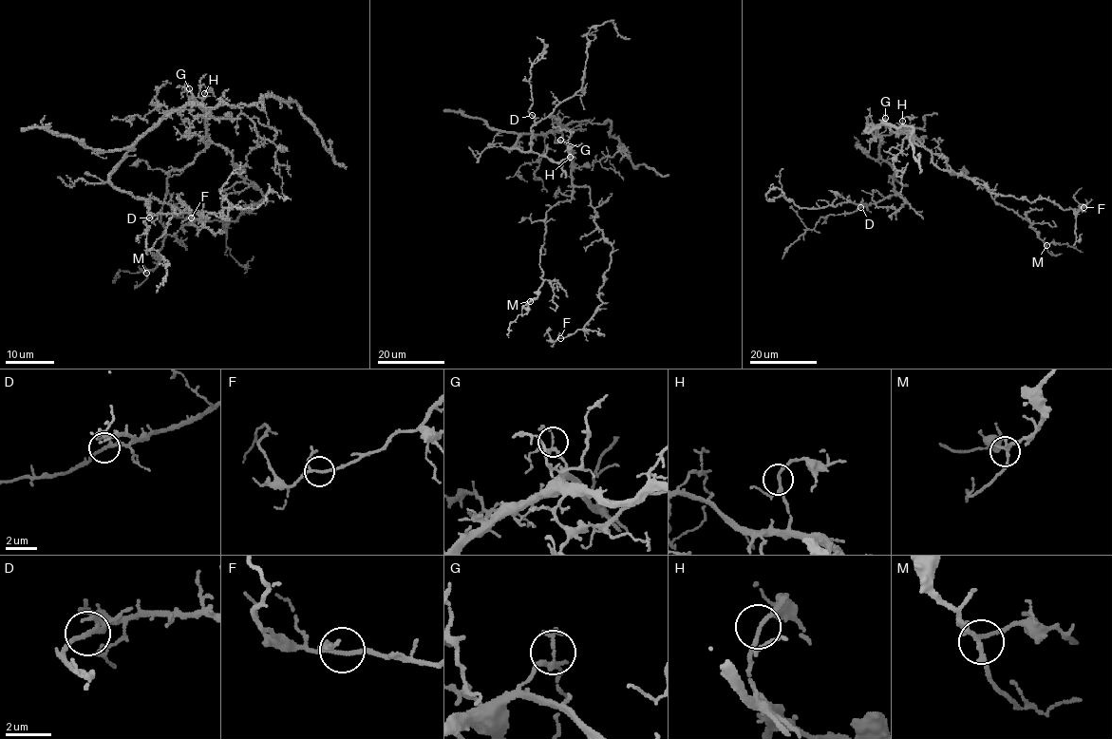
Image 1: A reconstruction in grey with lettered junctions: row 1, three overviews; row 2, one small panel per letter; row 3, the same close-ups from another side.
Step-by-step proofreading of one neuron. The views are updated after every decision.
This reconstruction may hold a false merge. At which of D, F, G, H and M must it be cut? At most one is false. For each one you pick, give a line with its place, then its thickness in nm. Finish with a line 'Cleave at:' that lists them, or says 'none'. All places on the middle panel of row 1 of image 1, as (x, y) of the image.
Cleave at: none

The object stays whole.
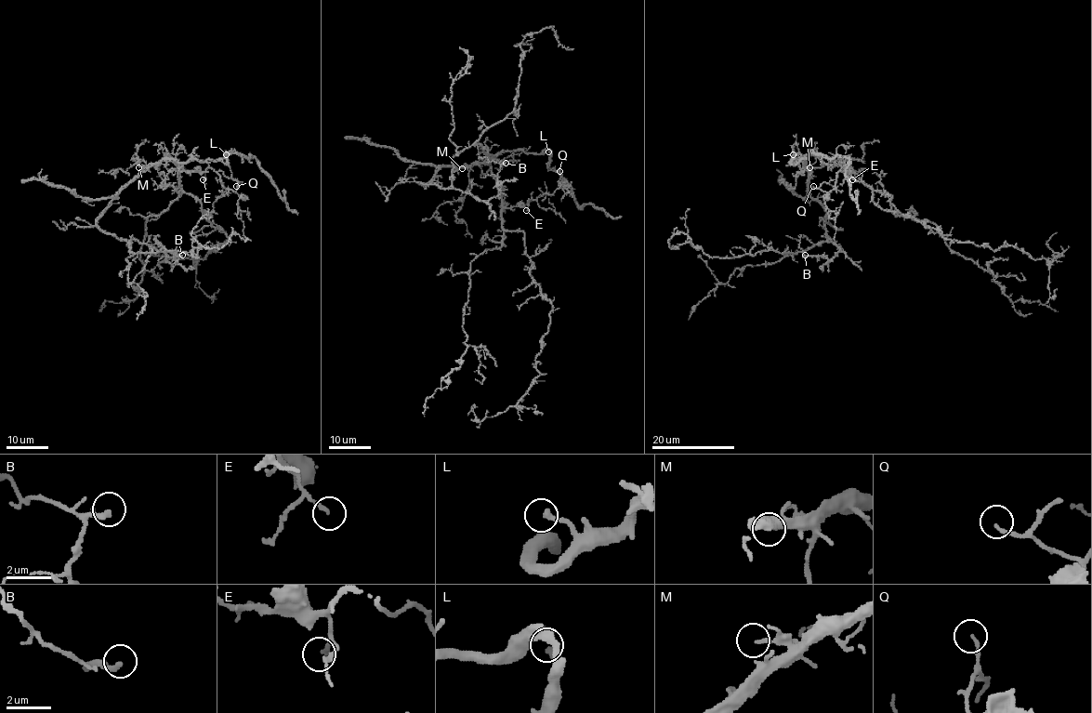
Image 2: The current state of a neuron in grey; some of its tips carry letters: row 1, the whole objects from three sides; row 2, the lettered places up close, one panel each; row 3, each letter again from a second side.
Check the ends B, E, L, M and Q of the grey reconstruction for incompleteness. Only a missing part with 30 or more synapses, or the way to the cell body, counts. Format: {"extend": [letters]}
{"extend": []}

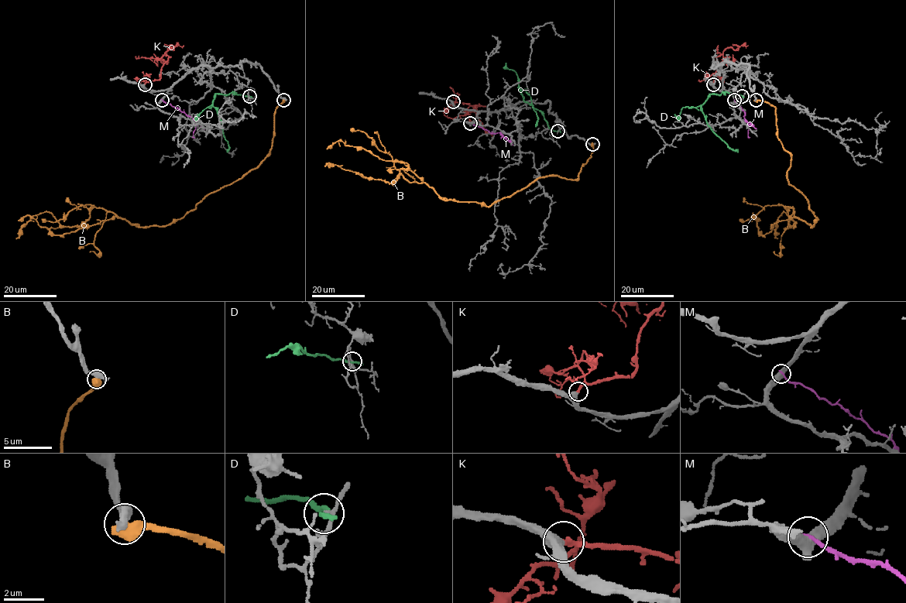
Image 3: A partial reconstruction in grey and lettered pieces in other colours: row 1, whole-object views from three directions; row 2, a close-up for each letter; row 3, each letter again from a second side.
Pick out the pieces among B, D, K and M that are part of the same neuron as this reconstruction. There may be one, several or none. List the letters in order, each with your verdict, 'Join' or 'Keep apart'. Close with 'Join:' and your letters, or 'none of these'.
B: Keep apart
D: Keep apart
K: Join
M: Keep apart
Join: K

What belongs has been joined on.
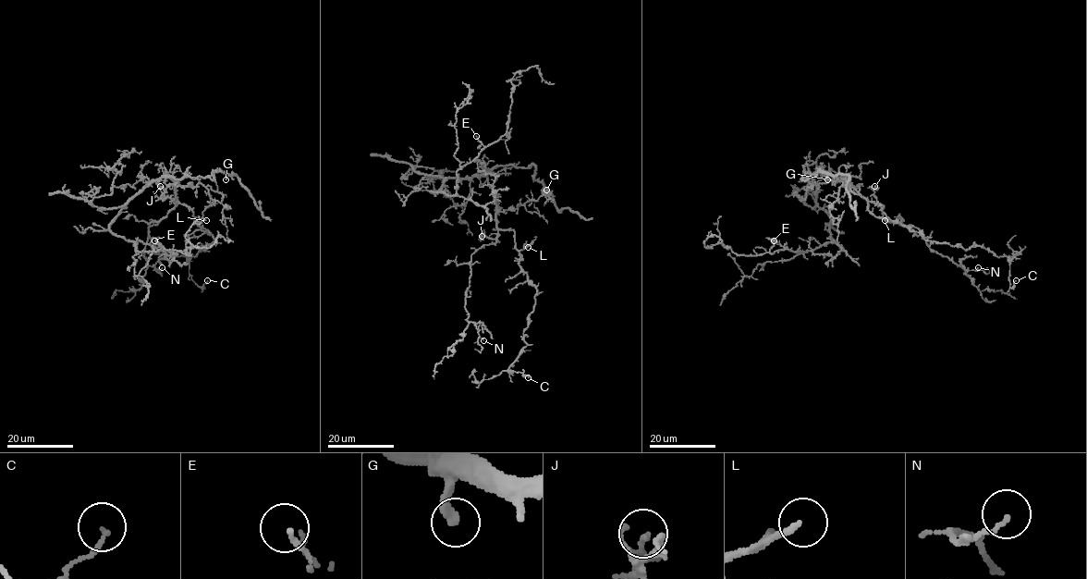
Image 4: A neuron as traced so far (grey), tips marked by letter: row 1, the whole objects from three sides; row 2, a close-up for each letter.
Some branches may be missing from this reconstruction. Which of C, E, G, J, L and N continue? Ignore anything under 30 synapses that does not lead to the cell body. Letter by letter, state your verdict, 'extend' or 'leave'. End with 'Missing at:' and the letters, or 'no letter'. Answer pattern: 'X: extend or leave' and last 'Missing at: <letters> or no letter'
C: leave
E: leave
G: leave
J: leave
L: extend
N: leave
Missing at: L

